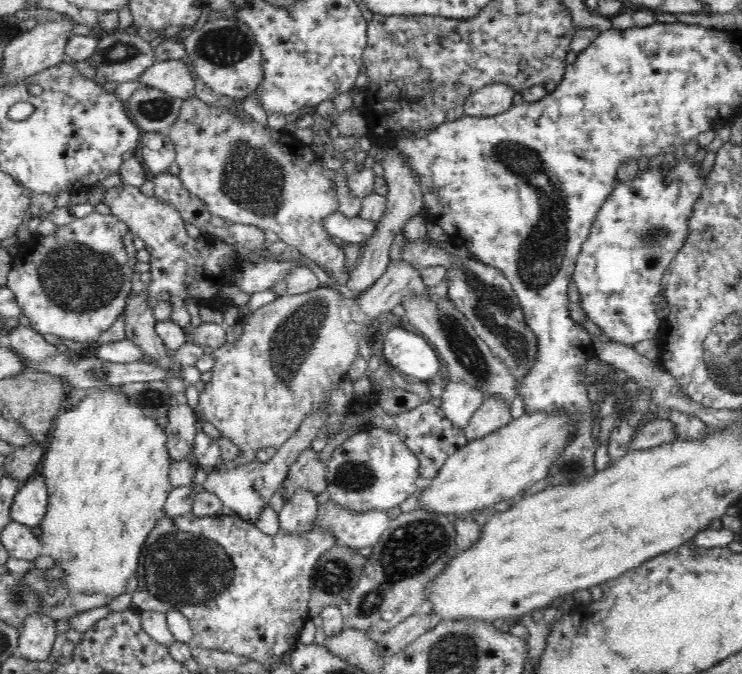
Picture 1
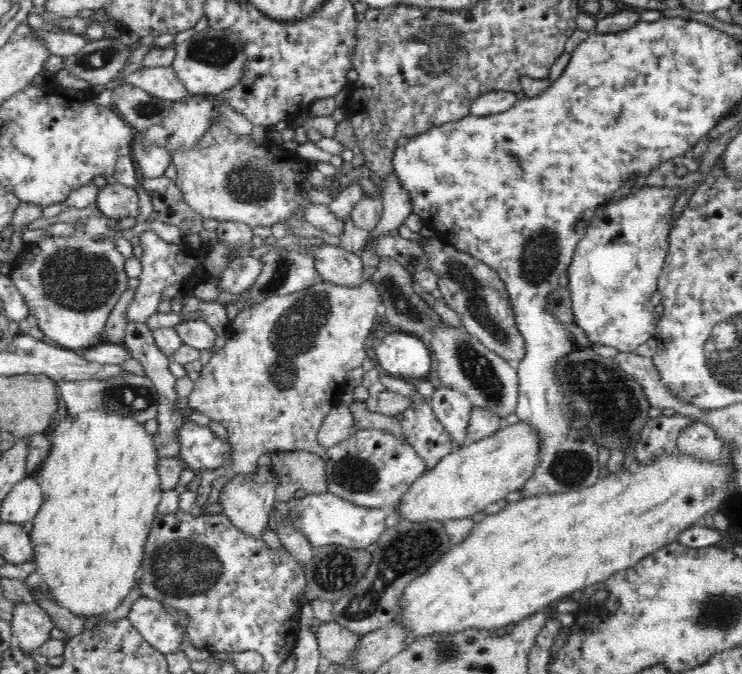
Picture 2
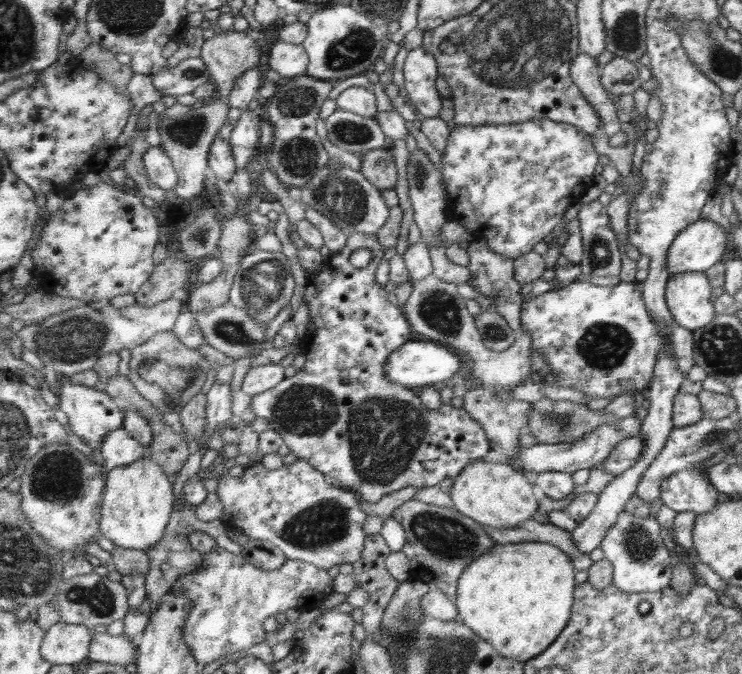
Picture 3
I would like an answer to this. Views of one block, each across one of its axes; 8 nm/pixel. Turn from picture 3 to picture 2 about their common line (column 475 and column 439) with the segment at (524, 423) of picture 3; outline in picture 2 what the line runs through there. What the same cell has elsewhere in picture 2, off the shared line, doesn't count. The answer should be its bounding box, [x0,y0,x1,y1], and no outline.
[430,386,474,446]

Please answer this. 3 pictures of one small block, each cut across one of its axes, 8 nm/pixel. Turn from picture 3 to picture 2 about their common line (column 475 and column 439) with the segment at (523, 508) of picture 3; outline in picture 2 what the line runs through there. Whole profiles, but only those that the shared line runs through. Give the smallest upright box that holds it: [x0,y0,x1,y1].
[396,420,542,522]

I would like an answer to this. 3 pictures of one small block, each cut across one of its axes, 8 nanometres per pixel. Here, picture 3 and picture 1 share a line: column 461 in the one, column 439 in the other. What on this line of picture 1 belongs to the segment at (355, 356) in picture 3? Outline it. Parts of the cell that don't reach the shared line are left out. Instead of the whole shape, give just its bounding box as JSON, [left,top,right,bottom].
[326,388,470,484]

